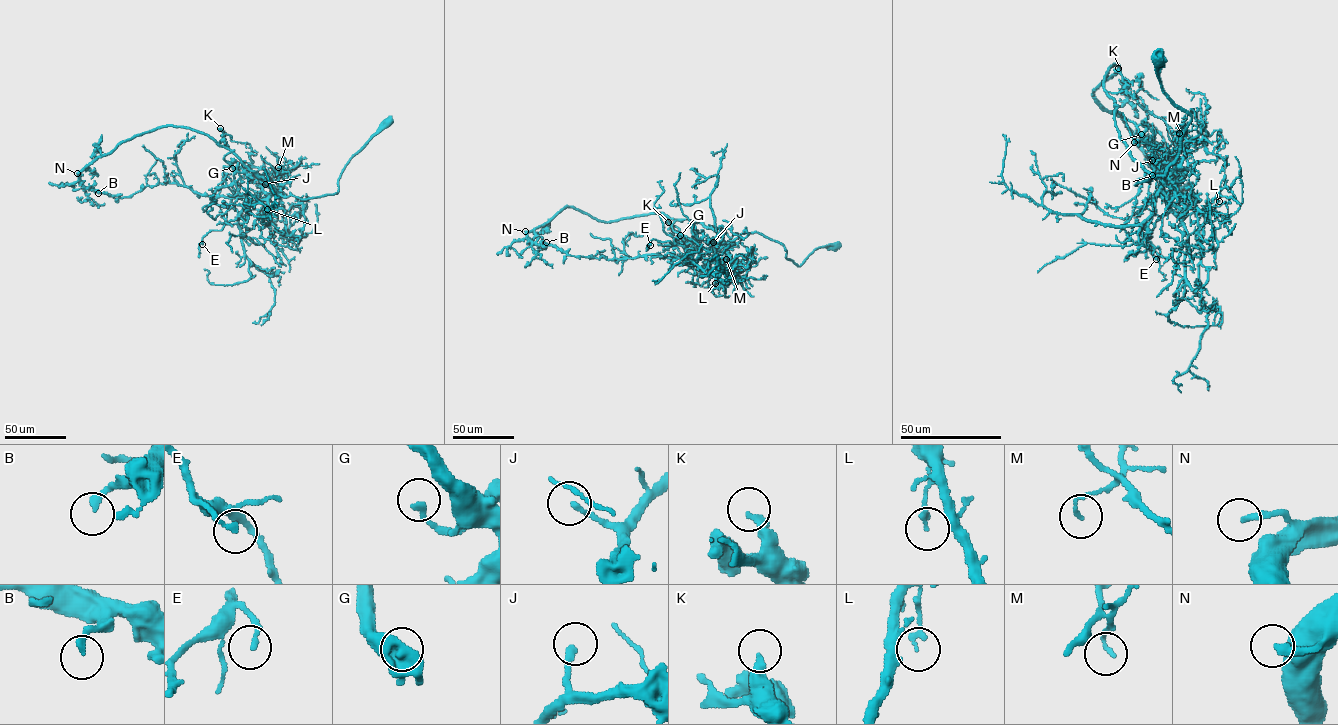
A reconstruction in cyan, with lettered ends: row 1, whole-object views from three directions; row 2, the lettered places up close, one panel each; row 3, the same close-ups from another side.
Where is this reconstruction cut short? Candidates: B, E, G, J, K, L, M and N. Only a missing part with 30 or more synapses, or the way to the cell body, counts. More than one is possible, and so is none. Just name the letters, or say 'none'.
J

